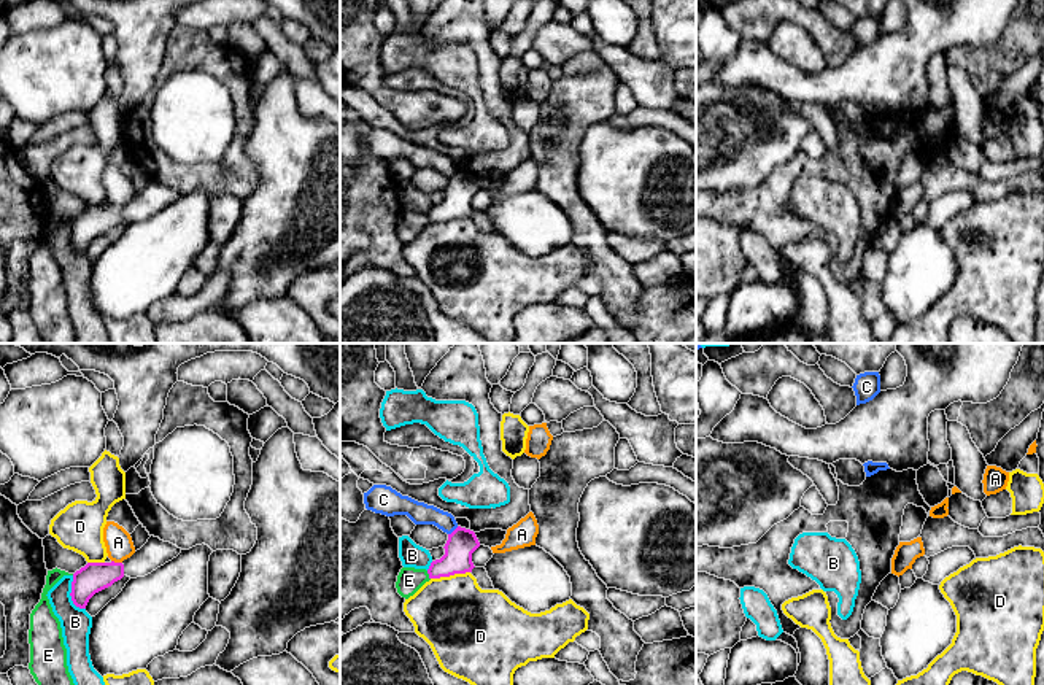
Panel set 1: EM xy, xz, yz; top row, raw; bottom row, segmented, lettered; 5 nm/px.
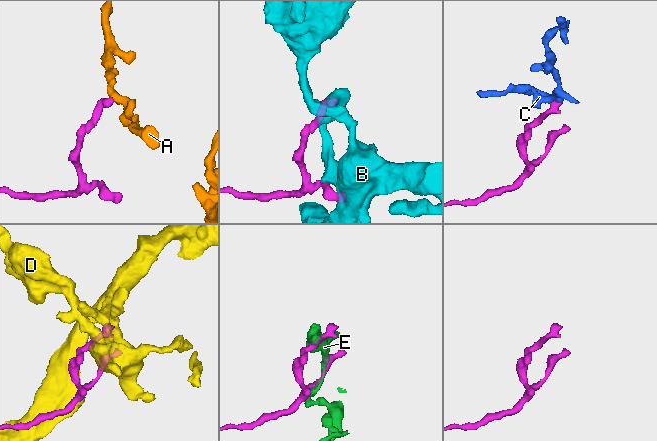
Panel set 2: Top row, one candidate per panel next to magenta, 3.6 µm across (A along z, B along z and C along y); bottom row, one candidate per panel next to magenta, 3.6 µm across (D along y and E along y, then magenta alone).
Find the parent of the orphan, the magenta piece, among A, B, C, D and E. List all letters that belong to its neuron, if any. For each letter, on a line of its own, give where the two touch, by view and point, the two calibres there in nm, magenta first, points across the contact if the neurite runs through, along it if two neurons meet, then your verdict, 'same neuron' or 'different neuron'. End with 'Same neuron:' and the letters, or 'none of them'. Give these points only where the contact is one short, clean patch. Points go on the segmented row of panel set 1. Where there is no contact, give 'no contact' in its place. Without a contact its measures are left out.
A: meets magenta in xy at (116, 563); 150 nm thick on the magenta side, 140 nm on the other; border along xy (112, 560), (121, 563); different neuron
B: meets magenta in xy at (70, 595); 150 nm thick on the magenta side, 150 nm on the other; border along xy (72, 576), (70, 599), (85, 609); different neuron
C: meets magenta in xz at (455, 530); 150 nm thick on the magenta side, 110 nm on the other; border along xz (458, 526), (448, 534); different neuron
D: meets magenta in xz at (450, 574); 150 nm thick on the magenta side, 400 nm on the other; different neuron
E: meets magenta in xz at (429, 576); 150 nm thick on the magenta side, 130 nm on the other; different neuron
Same neuron: none of them

